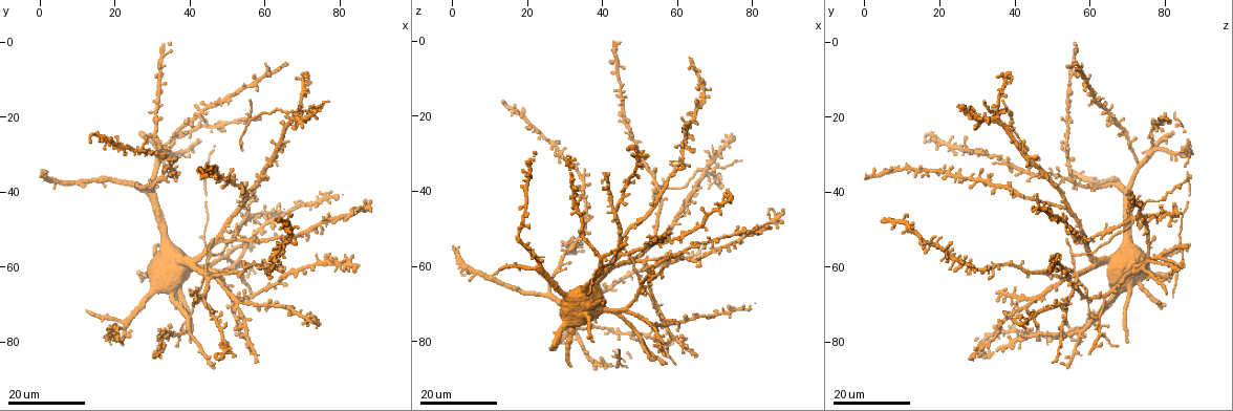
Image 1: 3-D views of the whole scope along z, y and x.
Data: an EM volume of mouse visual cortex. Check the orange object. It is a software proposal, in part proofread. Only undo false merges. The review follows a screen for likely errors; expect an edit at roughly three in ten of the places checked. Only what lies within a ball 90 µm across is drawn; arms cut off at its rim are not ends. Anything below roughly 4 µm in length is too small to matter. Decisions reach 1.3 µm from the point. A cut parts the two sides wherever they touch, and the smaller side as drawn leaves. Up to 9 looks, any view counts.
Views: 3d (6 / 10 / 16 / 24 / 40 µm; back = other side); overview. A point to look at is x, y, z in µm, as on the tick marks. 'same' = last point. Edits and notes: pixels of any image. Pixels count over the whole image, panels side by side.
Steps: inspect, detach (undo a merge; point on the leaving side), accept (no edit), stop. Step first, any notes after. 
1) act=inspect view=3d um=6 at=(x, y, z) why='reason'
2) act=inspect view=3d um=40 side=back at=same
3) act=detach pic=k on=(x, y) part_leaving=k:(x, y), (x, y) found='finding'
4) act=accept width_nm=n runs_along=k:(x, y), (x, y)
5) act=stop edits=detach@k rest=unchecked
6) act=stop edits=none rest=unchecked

act=inspect view=3d um=16 at=(44.5, 21.5, 78.5) why='four or more arms meet'

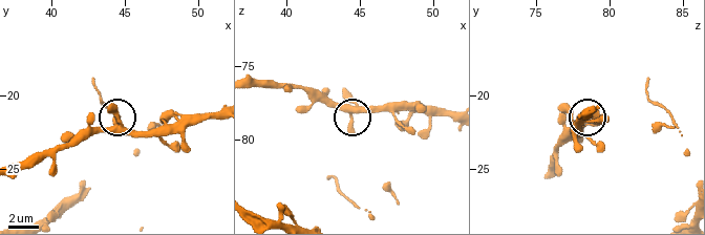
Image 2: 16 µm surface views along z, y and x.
act=inspect view=3d um=10 at=(44.4, 22.2, 78.2)

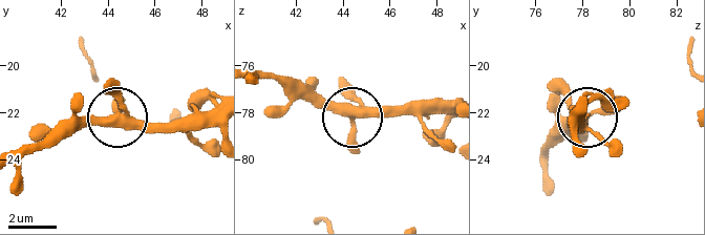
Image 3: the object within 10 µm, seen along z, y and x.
act=accept runs_along=3:(542, 163), (589, 114) found='all the same cell'

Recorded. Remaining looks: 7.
act=inspect view=3d um=24 at=(69.0, 18.0, 35.0) why='three-way junction'

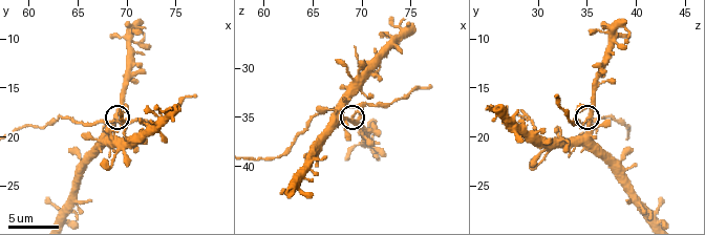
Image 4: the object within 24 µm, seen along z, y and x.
act=inspect view=3d um=10 at=(69.0, 18.2, 34.8)

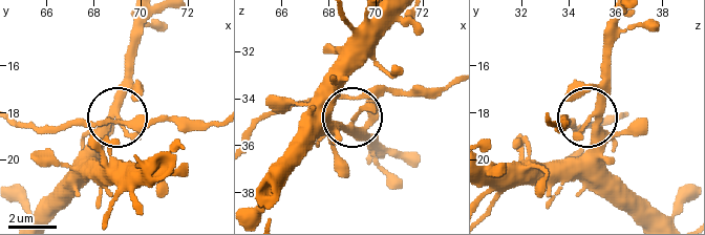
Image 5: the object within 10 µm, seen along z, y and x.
act=accept arms=3 found='all the same cell'

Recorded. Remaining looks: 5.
act=inspect view=3d um=16 at=(45.0, 62.5, 56.5) why='small branch off a trunk'

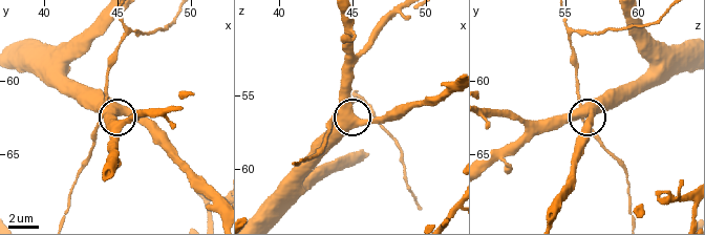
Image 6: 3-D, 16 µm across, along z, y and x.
act=inspect view=3d um=10 at=(44.4, 61.8, 56.2)

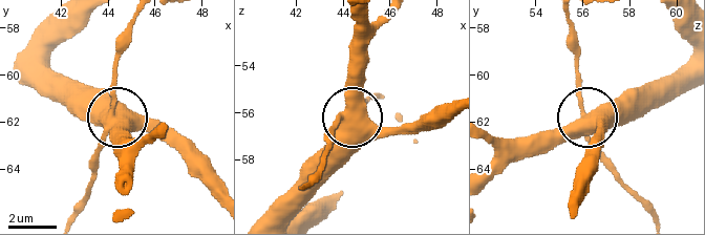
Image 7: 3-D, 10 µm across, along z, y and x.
act=inspect view=3d um=10 side=back at=(44.4, 61.9, 56.1)

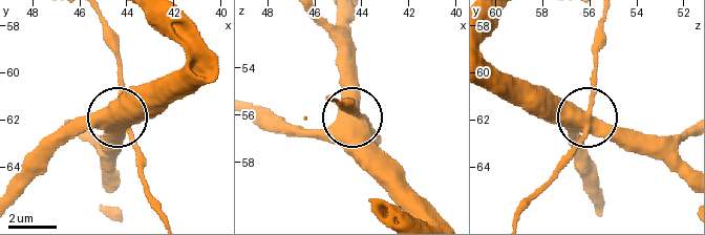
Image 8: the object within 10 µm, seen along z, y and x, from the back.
act=accept arms=4 found='all the same cell'

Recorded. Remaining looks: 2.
act=inspect view=3d um=24 at=(39.5, 74.5, 61.0) why='four arms meet'

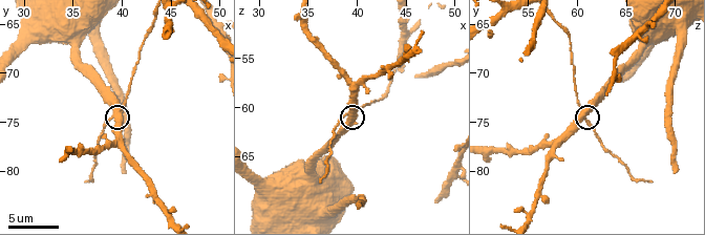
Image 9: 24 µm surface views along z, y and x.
act=inspect view=3d um=10 at=(39.0, 74.6, 60.4)

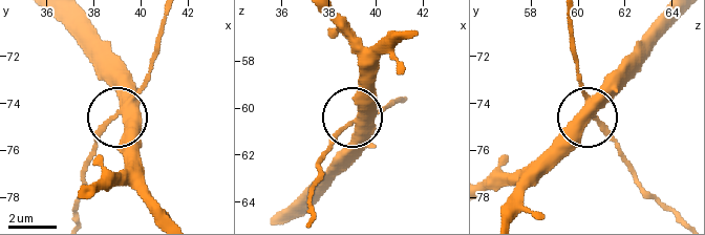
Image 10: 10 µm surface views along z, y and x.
act=accept width_nm=410 found='all the same cell'

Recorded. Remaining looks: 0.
act=stop edits=none rest=unchecked

